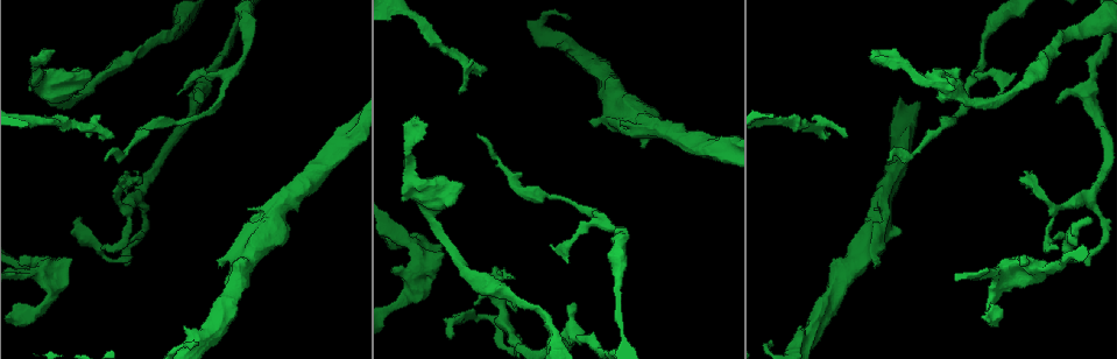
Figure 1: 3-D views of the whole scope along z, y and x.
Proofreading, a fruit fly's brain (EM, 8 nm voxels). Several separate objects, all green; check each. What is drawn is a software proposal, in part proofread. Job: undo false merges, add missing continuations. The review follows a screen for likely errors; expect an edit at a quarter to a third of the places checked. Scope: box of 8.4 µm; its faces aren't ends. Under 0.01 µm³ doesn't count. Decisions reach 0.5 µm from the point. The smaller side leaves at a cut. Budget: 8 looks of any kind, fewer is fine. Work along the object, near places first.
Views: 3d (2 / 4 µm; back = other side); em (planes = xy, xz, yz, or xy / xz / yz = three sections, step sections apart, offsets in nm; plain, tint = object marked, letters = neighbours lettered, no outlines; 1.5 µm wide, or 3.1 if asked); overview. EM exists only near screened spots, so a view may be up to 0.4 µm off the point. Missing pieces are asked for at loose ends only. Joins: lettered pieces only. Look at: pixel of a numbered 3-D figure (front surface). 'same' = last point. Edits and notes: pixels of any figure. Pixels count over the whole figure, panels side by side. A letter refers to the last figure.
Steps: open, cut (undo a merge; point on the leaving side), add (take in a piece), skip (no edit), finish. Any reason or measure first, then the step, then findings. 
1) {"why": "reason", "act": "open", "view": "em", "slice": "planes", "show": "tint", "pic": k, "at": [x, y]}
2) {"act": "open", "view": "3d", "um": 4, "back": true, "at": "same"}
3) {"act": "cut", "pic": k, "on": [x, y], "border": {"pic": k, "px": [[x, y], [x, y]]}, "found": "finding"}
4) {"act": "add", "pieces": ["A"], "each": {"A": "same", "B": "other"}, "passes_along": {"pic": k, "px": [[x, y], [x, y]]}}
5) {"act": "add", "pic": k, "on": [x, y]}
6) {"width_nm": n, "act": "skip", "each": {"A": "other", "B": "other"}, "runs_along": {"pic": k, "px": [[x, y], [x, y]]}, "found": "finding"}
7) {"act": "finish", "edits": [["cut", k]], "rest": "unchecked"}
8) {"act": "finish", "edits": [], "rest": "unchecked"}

{"why": "an open end", "act": "open", "view": "3d", "um": 4, "pic": 1, "at": [219, 266]}

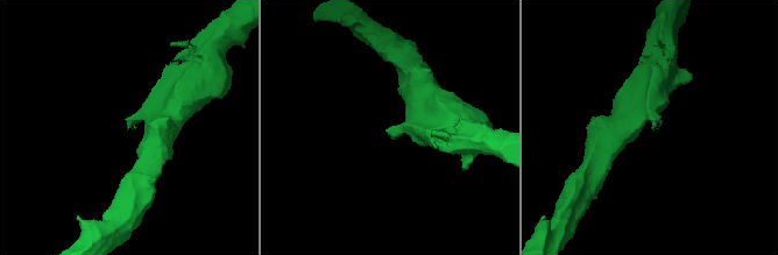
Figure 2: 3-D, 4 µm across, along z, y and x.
{"act": "open", "view": "em", "slice": "xy", "step": 8, "show": "letters", "pic": 2, "at": [654, 126]}

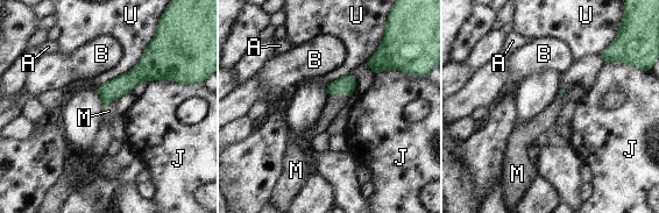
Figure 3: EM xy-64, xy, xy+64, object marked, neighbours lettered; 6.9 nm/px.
{"act": "add", "pic": 3, "on": [333, 104], "each": {"A": "other", "B": "other", "J": "other", "M": "same", "U": "other"}, "passes_along": {"pic": 3, "px": [[345, 85], [338, 97], [333, 104]]}, "found": "it goes on there"}

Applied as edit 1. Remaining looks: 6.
{"act": "open", "view": "em", "slice": "planes", "show": "plain", "pic": 1, "at": [103, 141]}

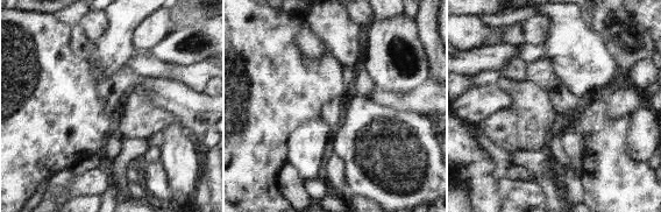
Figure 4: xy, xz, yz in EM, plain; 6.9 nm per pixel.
{"act": "open", "view": "em", "slice": "planes", "show": "letters", "at": "same"}

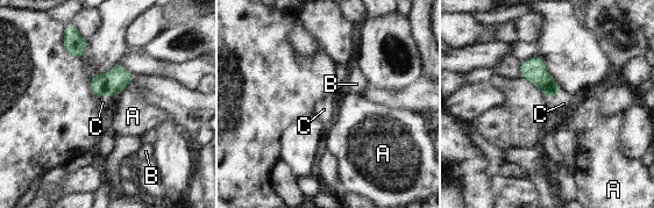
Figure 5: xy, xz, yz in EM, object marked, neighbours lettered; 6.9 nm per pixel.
{"width_nm": 130, "act": "add", "pic": 5, "on": [102, 102], "each": {"A": "other", "B": "other", "C": "same"}, "passes_along": {"pic": 5, "px": [[116, 79], [107, 95], [102, 102]]}, "found": "the neuron continues"}

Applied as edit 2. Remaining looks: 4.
{"why": "branch stops here", "act": "open", "view": "em", "um": 3.1, "slice": "planes", "show": "letters", "pic": 1, "at": [1055, 103]}

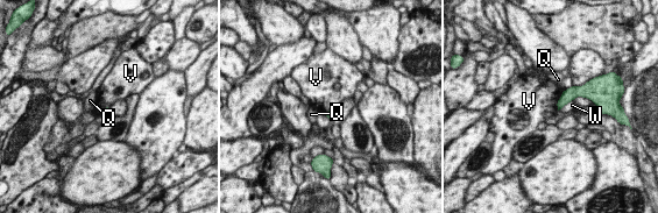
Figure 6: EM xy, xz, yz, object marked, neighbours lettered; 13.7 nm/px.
{"act": "skip", "each": {"Q": "other", "V": "other", "W": "other"}, "border": {"pic": 6, "px": [[572, 85], [560, 93]]}, "found": "no lettered piece goes on from it"}

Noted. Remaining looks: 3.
{"act": "finish", "edits": [["add", 3], ["add", 5]], "rest": "unchecked"}

